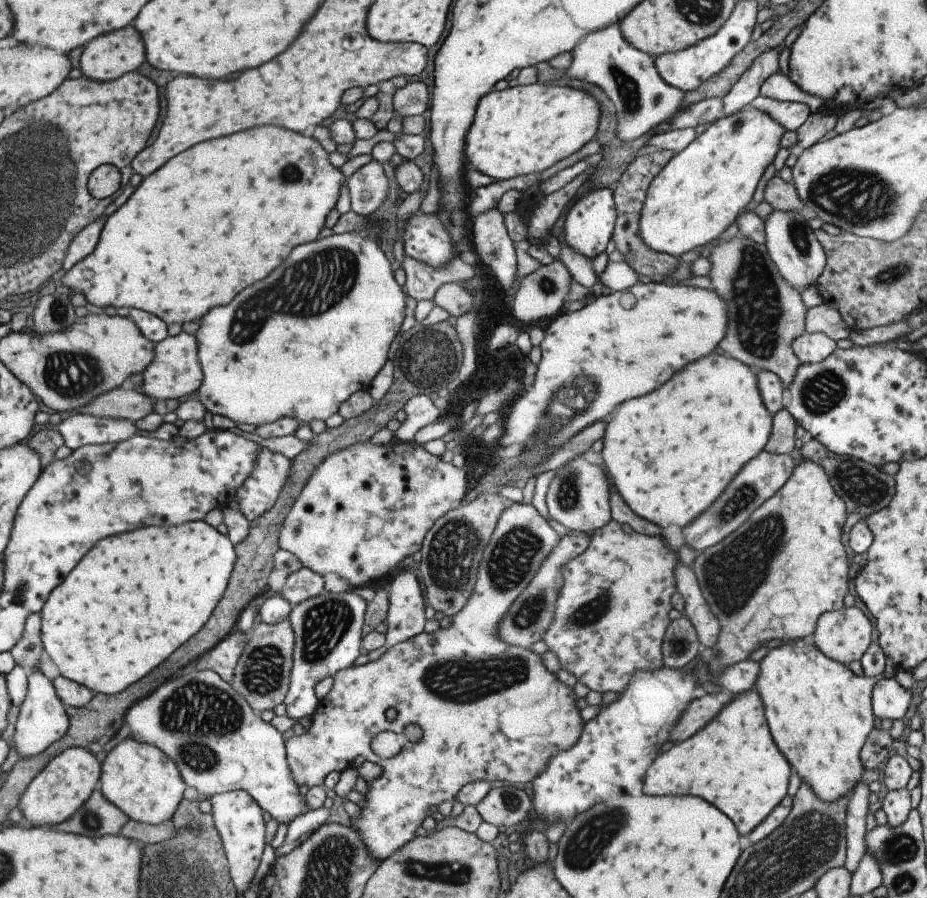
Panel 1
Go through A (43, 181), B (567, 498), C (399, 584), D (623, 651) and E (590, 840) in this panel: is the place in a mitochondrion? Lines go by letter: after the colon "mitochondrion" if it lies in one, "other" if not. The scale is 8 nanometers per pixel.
A: mitochondrion
B: mitochondrion
C: other
D: other
E: mitochondrion

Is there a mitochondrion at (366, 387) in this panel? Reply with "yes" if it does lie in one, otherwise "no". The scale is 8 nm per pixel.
no

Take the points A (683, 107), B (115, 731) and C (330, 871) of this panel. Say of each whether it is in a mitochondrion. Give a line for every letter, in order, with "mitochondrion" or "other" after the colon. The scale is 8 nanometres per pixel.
A: other
B: other
C: mitochondrion

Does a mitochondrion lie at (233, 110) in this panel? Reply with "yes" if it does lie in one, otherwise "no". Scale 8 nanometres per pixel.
no

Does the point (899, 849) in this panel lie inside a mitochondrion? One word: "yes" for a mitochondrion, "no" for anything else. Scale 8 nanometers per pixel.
yes

